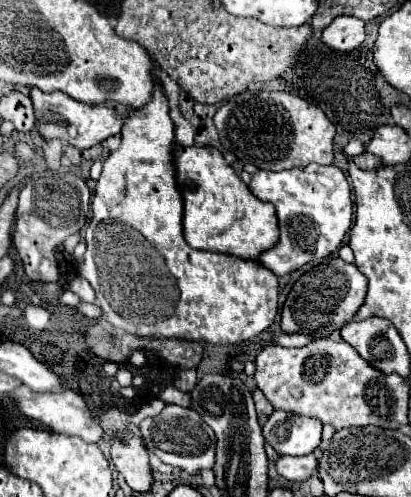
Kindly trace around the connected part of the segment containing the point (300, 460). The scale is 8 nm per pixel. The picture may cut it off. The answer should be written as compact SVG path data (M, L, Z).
M312 453L304 457L280 457L276 461L278 473L288 481L306 481L318 467L318 461Z

